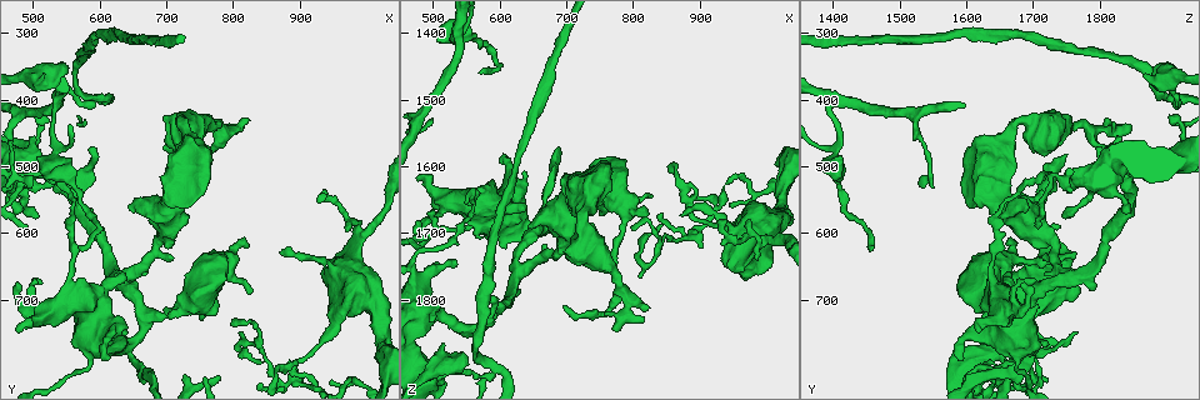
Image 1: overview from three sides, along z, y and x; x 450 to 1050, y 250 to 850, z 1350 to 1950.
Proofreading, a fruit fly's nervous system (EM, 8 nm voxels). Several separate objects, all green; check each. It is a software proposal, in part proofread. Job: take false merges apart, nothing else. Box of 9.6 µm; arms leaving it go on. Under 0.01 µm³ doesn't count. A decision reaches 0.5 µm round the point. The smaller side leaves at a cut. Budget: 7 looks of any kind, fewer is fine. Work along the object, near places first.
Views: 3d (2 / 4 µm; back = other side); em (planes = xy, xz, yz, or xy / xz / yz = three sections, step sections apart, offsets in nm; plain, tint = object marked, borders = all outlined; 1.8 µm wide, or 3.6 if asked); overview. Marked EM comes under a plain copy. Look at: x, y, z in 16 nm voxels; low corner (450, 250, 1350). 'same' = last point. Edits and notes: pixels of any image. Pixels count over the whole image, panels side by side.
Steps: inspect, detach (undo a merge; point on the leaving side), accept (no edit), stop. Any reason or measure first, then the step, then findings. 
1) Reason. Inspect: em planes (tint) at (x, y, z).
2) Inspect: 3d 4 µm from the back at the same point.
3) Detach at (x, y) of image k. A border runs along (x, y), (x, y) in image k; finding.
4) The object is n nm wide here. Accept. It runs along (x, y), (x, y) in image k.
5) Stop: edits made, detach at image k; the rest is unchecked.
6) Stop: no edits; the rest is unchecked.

Sharp bend. Inspect: 3d 2 µm at (595, 400, 1905).

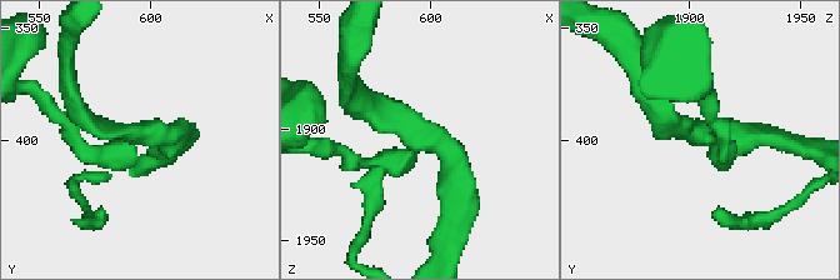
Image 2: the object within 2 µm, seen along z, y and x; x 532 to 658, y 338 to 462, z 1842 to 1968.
3 arms meet here; shape alone is not enough. Inspect: em planes (tint) at (592, 400, 1907).

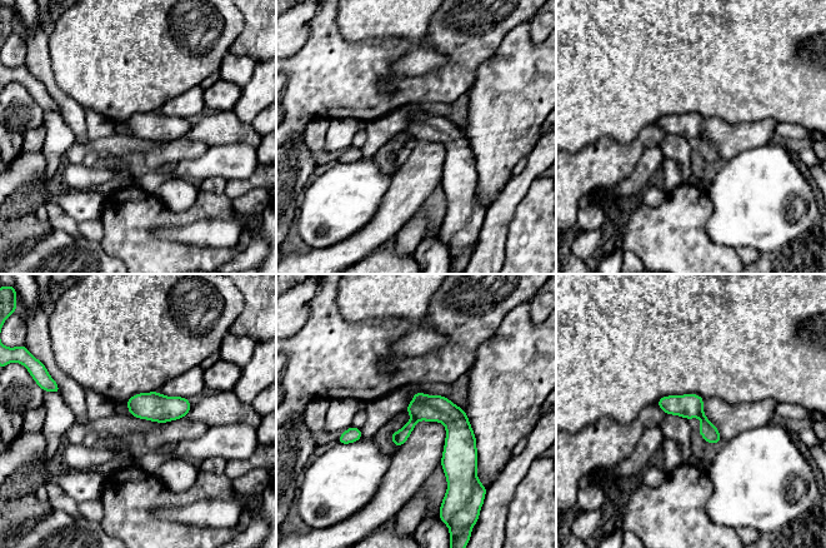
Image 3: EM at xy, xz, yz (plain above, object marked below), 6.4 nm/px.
The object is 160 nm wide here. Detach at (431, 408) of image 3. The part that leaves runs along (417, 395), (455, 427), (455, 478) in image 3; a second neuron is stuck on.

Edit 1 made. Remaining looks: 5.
Inspect: overview.

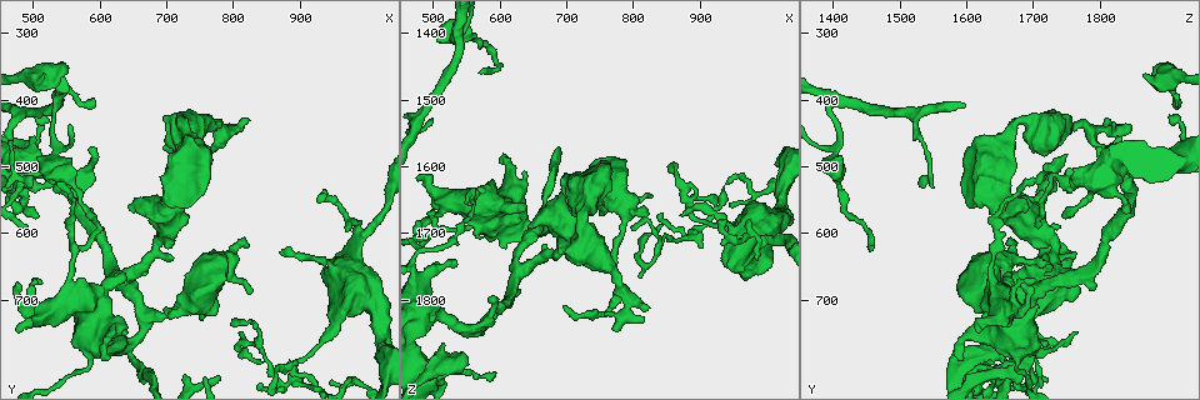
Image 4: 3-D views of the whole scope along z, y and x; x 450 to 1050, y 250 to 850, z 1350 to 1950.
Branch point. Inspect: 3d 4 µm at (985, 610, 1725).

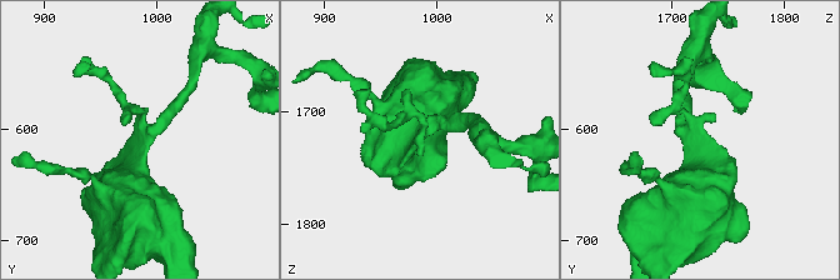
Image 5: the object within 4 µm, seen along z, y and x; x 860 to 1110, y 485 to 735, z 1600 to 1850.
Inspect: em planes (tint) at (986, 616, 1722).

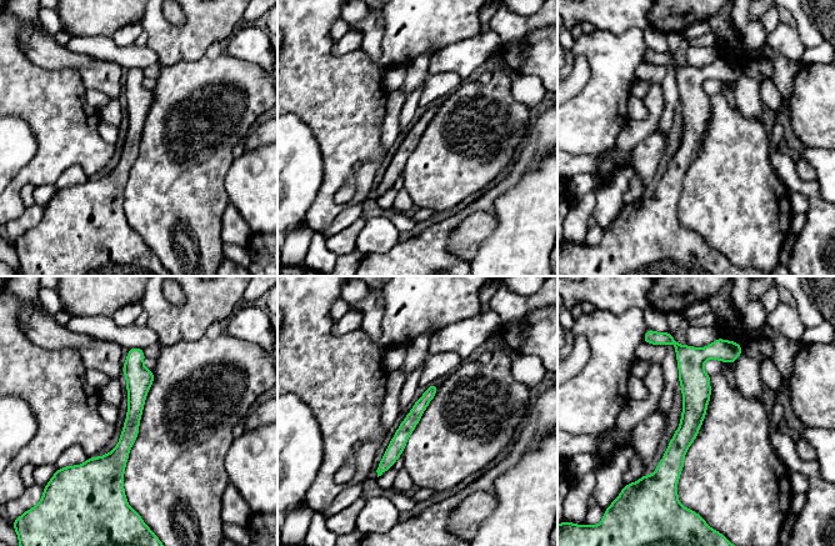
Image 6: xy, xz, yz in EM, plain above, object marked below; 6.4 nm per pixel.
The object is 90 nm wide here. Accept. It runs along (716, 344), (695, 365), (671, 486) in image 6; continuous, no second neuron.

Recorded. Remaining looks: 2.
Stop: edits made, detach at image 3; the rest is unchecked.

